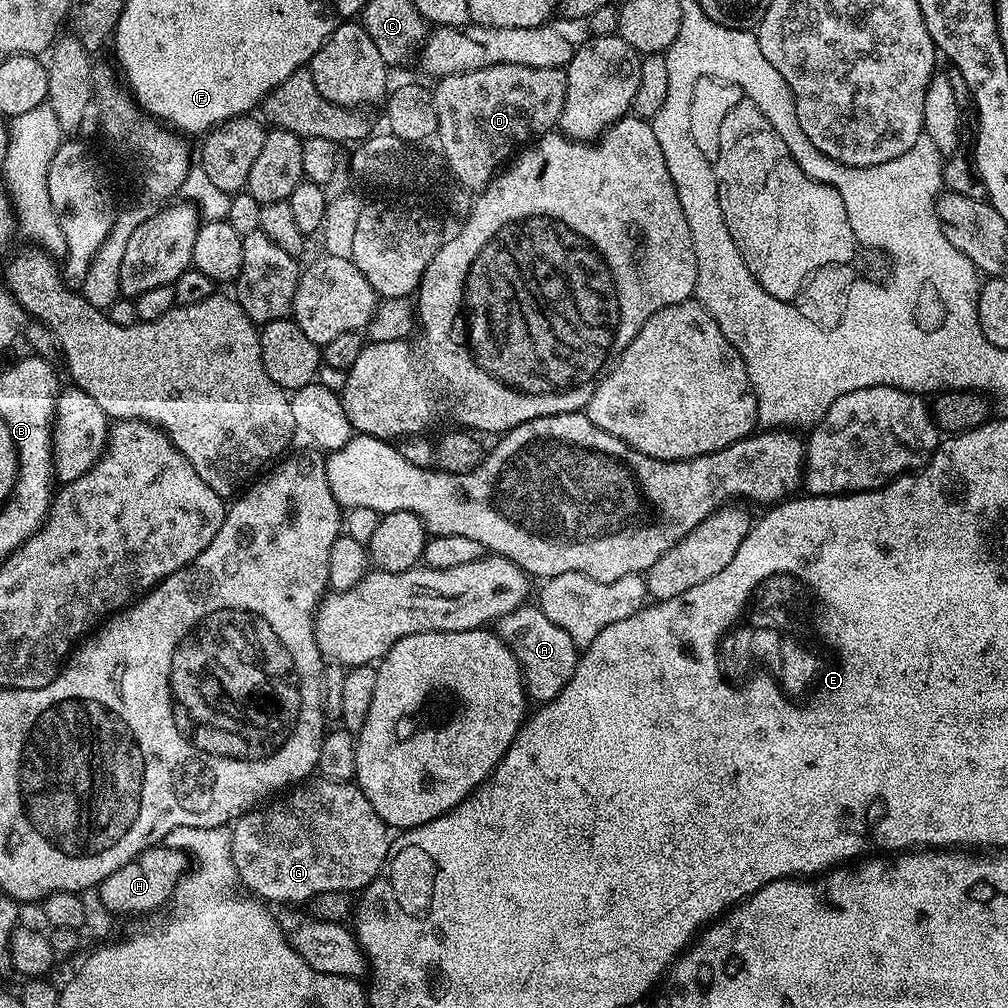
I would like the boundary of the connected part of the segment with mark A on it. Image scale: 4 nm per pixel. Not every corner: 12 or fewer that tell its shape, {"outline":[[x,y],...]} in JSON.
{"outline":[[539,606],[498,622],[531,699],[558,698],[578,649]]}

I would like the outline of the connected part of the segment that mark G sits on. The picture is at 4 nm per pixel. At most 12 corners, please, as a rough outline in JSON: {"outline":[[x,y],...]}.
{"outline":[[314,778],[231,827],[267,903],[351,893],[392,838],[350,782]]}

